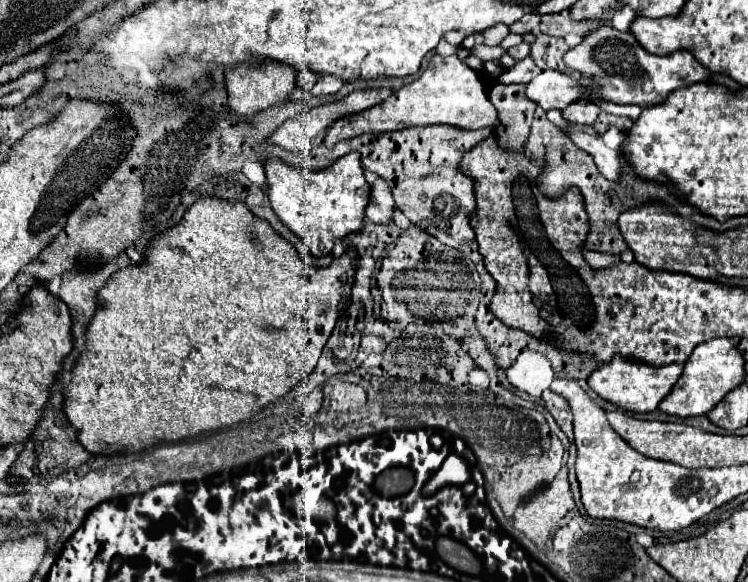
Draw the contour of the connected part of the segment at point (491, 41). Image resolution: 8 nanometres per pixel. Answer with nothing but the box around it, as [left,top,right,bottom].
[483,24,510,46]

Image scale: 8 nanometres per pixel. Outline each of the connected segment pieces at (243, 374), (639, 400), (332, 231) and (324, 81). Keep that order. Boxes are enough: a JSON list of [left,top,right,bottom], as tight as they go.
[[64,197,358,455],[588,357,682,413],[264,153,370,255],[312,75,344,95]]

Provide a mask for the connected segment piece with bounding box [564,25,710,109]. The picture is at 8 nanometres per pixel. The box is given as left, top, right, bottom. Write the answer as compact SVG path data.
M608 25L590 31L580 45L572 47L564 55L564 63L570 69L580 71L584 79L598 79L598 87L602 87L606 101L620 105L640 105L642 109L662 103L676 89L710 79L710 71L702 67L690 51L652 55L636 41L636 37L632 37L632 33L624 33Z

